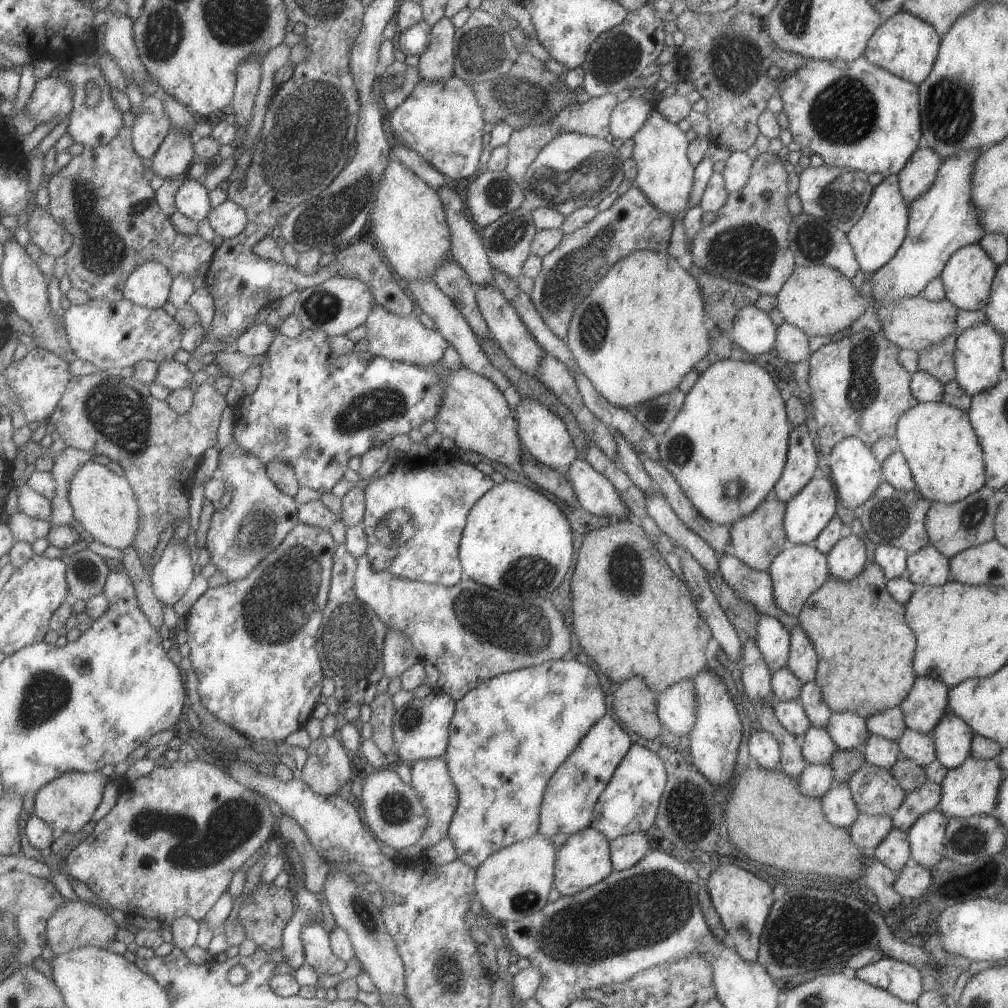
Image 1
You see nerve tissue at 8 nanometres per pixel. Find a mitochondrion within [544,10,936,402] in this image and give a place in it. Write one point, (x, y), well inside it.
(844, 113)

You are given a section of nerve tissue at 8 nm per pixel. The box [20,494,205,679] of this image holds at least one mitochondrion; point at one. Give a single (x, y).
(84, 571)

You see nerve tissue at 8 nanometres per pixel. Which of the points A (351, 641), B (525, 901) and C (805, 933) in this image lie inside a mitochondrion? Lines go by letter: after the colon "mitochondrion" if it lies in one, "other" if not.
A: mitochondrion
B: mitochondrion
C: mitochondrion

